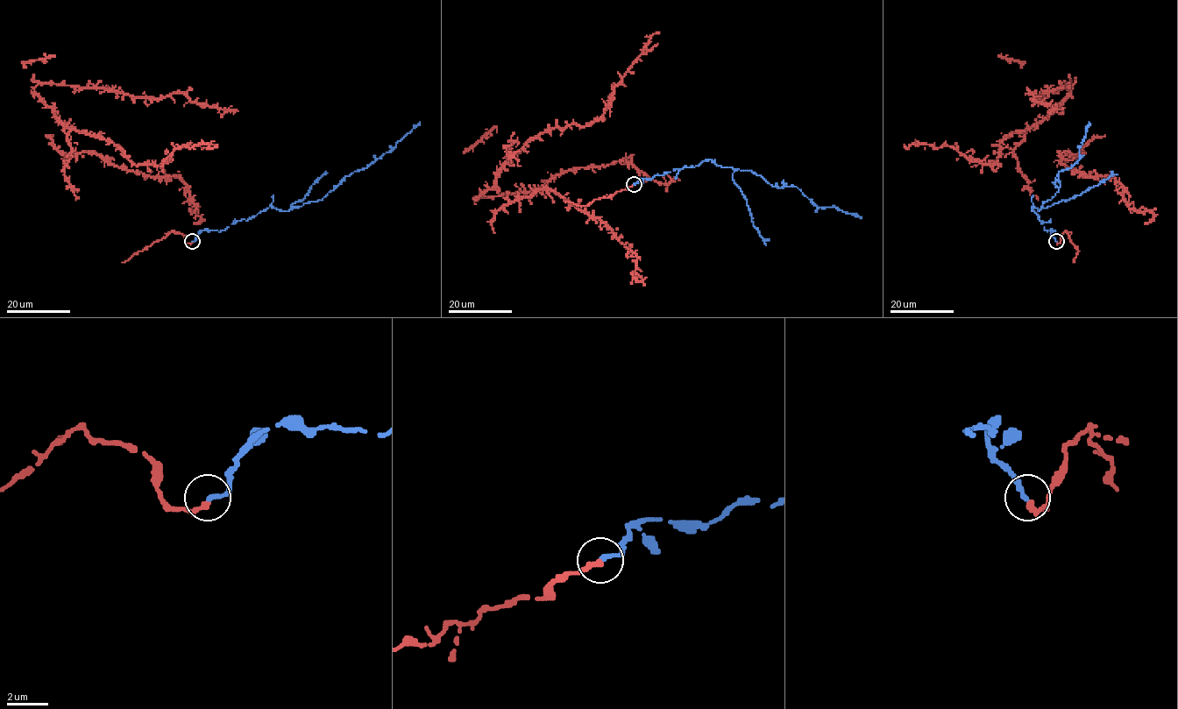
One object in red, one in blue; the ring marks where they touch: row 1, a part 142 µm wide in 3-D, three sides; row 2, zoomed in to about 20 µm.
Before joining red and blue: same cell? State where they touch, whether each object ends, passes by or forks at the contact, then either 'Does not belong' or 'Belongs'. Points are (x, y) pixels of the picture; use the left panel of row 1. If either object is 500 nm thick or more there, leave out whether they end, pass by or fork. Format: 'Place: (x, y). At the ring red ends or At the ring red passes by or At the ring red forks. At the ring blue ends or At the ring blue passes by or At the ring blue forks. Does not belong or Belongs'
Place: (192, 241). At the ring red ends. At the ring blue ends. Belongs

